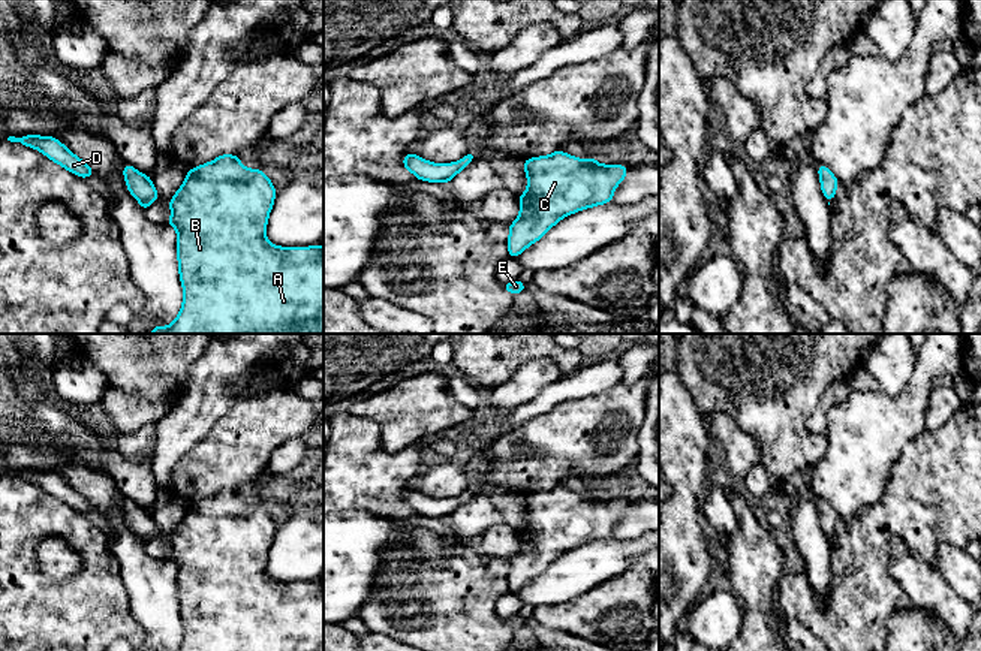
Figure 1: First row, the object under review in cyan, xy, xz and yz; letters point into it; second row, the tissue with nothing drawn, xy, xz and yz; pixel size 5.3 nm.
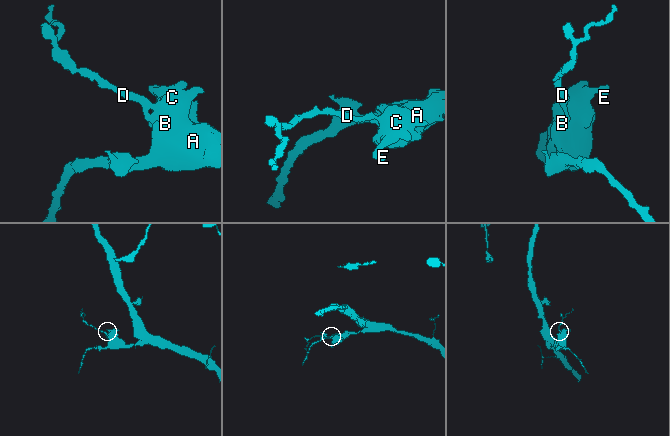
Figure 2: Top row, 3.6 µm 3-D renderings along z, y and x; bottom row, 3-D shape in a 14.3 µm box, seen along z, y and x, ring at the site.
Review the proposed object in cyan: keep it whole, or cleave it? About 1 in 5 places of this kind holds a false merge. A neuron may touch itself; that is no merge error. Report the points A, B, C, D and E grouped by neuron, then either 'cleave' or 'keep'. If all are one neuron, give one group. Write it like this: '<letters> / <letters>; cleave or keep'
A B C D E; keep

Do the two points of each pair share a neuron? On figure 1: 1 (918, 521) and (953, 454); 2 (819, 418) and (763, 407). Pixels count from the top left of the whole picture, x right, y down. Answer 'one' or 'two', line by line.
1: one
2: two

